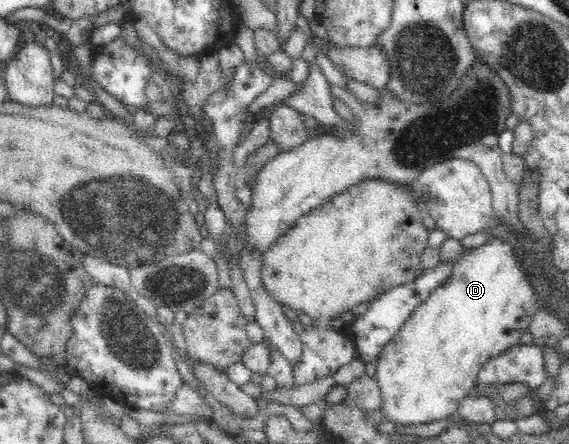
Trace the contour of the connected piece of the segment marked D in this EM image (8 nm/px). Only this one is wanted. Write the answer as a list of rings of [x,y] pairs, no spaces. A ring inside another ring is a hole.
[[[490,238],[487,243],[480,247],[470,248],[469,252],[463,256],[463,260],[456,262],[450,270],[449,276],[437,287],[429,298],[417,306],[413,310],[413,314],[403,323],[397,337],[393,337],[382,350],[377,359],[375,370],[375,382],[378,384],[380,392],[380,401],[378,404],[379,412],[383,414],[383,421],[391,422],[395,426],[419,426],[419,424],[427,424],[433,420],[441,420],[441,418],[449,418],[453,414],[457,414],[458,406],[461,399],[467,395],[471,388],[474,388],[475,380],[481,366],[489,360],[489,358],[497,356],[507,350],[510,346],[515,346],[520,342],[521,335],[528,331],[531,319],[535,316],[539,307],[539,297],[537,297],[531,281],[527,277],[525,268],[521,265],[521,260],[515,255],[515,248],[505,239]]]

